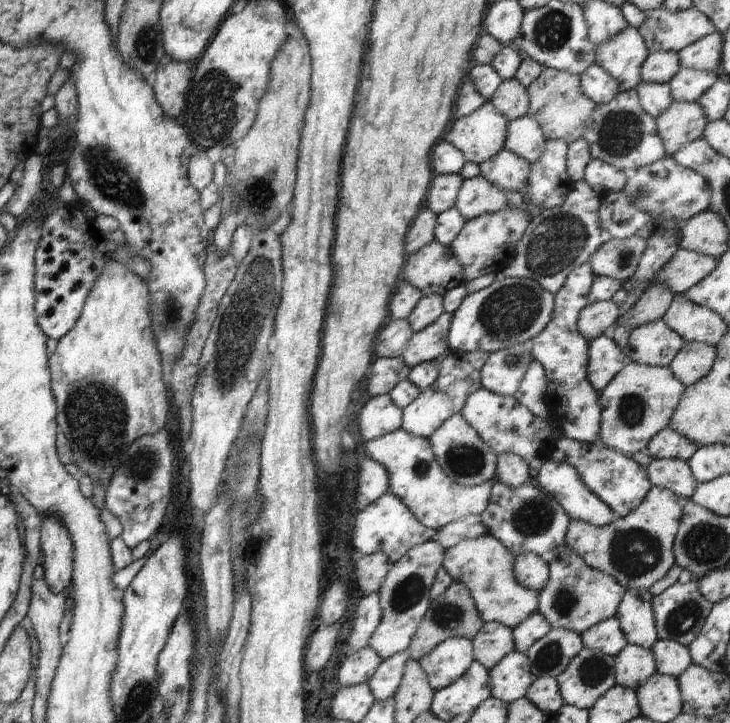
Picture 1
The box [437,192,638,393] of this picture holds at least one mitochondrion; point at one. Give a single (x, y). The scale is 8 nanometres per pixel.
(557, 243)

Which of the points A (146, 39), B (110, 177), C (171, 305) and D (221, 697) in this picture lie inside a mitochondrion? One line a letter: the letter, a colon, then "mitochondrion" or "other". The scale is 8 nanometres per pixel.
A: mitochondrion
B: mitochondrion
C: mitochondrion
D: other

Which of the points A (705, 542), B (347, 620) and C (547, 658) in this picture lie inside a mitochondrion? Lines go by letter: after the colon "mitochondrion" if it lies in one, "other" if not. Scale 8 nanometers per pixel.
A: mitochondrion
B: other
C: mitochondrion

